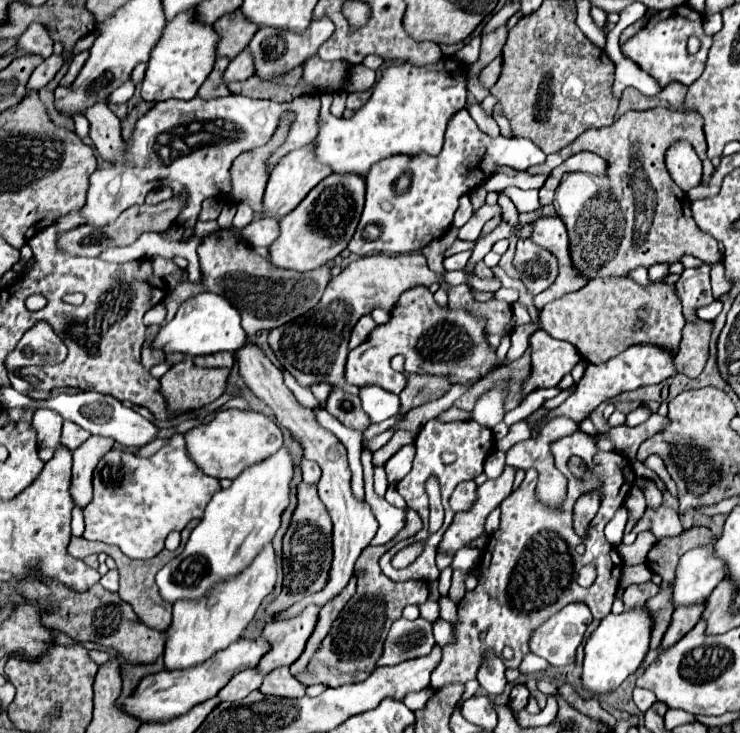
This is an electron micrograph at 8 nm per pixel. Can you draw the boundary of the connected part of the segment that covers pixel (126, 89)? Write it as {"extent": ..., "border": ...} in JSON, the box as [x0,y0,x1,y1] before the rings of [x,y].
{"extent":[108,80,134,104],"border":[[[128,80],[126,84],[122,84],[120,88],[116,88],[116,90],[110,94],[108,102],[112,102],[112,104],[122,104],[122,102],[128,102],[128,100],[132,98],[132,94],[134,94],[134,86],[132,86],[132,82]]]}

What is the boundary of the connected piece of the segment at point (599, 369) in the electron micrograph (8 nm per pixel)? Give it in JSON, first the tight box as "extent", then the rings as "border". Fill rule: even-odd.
{"extent":[536,344,676,430],"border":[[[638,344],[638,346],[630,346],[628,350],[624,350],[622,354],[618,354],[616,358],[610,358],[608,362],[604,364],[596,364],[596,366],[588,366],[588,370],[584,372],[582,380],[578,382],[578,388],[576,392],[566,398],[558,408],[550,410],[538,424],[536,424],[536,430],[544,428],[544,424],[548,424],[552,418],[556,416],[566,416],[566,418],[572,418],[576,424],[586,418],[594,408],[598,408],[602,402],[614,398],[616,394],[622,394],[626,390],[636,390],[640,386],[648,386],[648,384],[658,384],[660,380],[668,378],[676,374],[676,366],[674,366],[674,360],[672,360],[672,354],[662,350],[662,348],[656,348],[656,346],[644,346],[644,344]]]}

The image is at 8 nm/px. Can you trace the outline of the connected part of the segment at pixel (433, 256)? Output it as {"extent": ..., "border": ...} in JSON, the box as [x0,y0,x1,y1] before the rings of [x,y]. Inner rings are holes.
{"extent":[422,226,458,276],"border":[[[452,226],[444,238],[434,240],[432,244],[428,244],[428,248],[422,250],[422,254],[426,256],[428,266],[430,266],[430,270],[432,270],[434,274],[438,274],[438,276],[446,274],[446,270],[443,266],[444,253],[454,244],[456,238],[458,238],[458,228]]]}

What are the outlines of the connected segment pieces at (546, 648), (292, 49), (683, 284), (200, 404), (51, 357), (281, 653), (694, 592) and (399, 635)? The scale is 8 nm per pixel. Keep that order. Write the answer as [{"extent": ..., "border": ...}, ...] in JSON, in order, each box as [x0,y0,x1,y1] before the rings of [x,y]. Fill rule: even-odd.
[{"extent":[532,604,592,666],"border":[[[568,604],[532,634],[532,652],[546,658],[552,666],[574,664],[576,648],[582,644],[590,622],[592,614],[586,604]]]},{"extent":[250,18,334,78],"border":[[[328,18],[322,20],[312,20],[312,24],[308,26],[306,32],[296,34],[296,32],[284,32],[284,30],[276,30],[276,28],[260,28],[252,42],[250,42],[250,54],[254,58],[254,68],[256,68],[256,76],[260,78],[272,78],[272,76],[282,76],[298,66],[302,66],[310,56],[314,56],[318,52],[318,48],[332,36],[334,32],[334,24]]]},{"extent":[674,264,714,322],"border":[[[702,264],[700,268],[688,268],[682,272],[678,282],[674,284],[676,296],[682,302],[686,322],[696,322],[696,310],[714,302],[710,288],[710,266]]]},{"extent":[160,356,230,412],"border":[[[188,356],[160,378],[160,392],[172,412],[200,410],[222,396],[230,370],[196,368]]]},{"extent":[6,322,66,370],"border":[[[38,322],[34,328],[26,330],[16,350],[8,356],[6,366],[16,370],[16,366],[52,366],[60,364],[66,358],[66,346],[48,326],[48,322]],[[14,356],[14,360],[12,360]]]},{"extent":[256,606,318,674],"border":[[[308,606],[300,616],[292,618],[292,620],[282,620],[282,622],[268,622],[262,630],[262,638],[270,644],[270,650],[260,658],[256,670],[266,674],[266,672],[272,672],[274,668],[280,668],[280,666],[290,666],[296,658],[300,658],[300,654],[304,652],[304,646],[306,646],[306,640],[310,638],[314,626],[316,626],[316,620],[318,620],[318,608],[316,606]]]},{"extent":[672,544,724,606],"border":[[[712,544],[686,552],[676,568],[672,582],[672,604],[694,606],[702,604],[712,590],[724,580],[724,564],[712,556]]]},{"extent":[378,618,434,666],"border":[[[400,618],[396,620],[396,624],[392,624],[388,632],[388,638],[384,642],[384,654],[378,666],[392,666],[404,660],[426,656],[432,650],[432,646],[434,646],[432,622],[422,618],[408,622]]]}]

